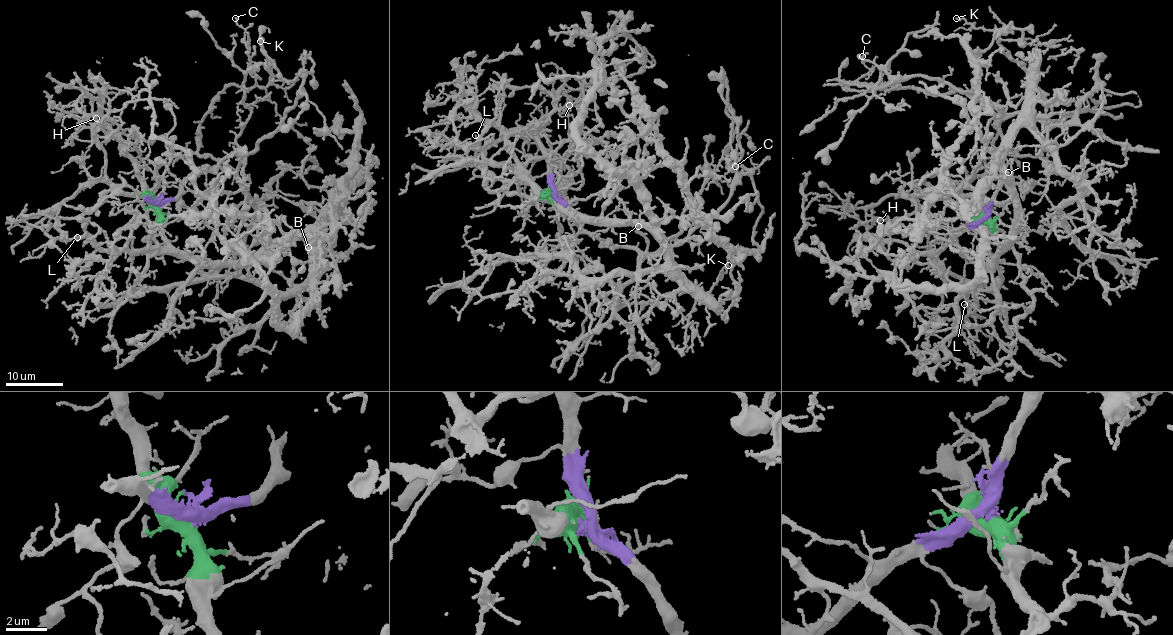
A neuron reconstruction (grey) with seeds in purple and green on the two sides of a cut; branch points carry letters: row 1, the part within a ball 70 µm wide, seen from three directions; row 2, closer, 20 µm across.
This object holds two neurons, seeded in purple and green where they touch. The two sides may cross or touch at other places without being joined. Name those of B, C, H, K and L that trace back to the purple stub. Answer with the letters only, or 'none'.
C, K

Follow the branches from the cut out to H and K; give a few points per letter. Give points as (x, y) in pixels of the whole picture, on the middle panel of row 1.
H: (553, 192), (557, 197), (561, 192), (562, 157), (572, 149), (580, 128), (580, 104), (563, 93), (570, 106)
K: (553, 192), (580, 226), (638, 253), (637, 272), (605, 297), (611, 302), (679, 290), (704, 293), (728, 265)

